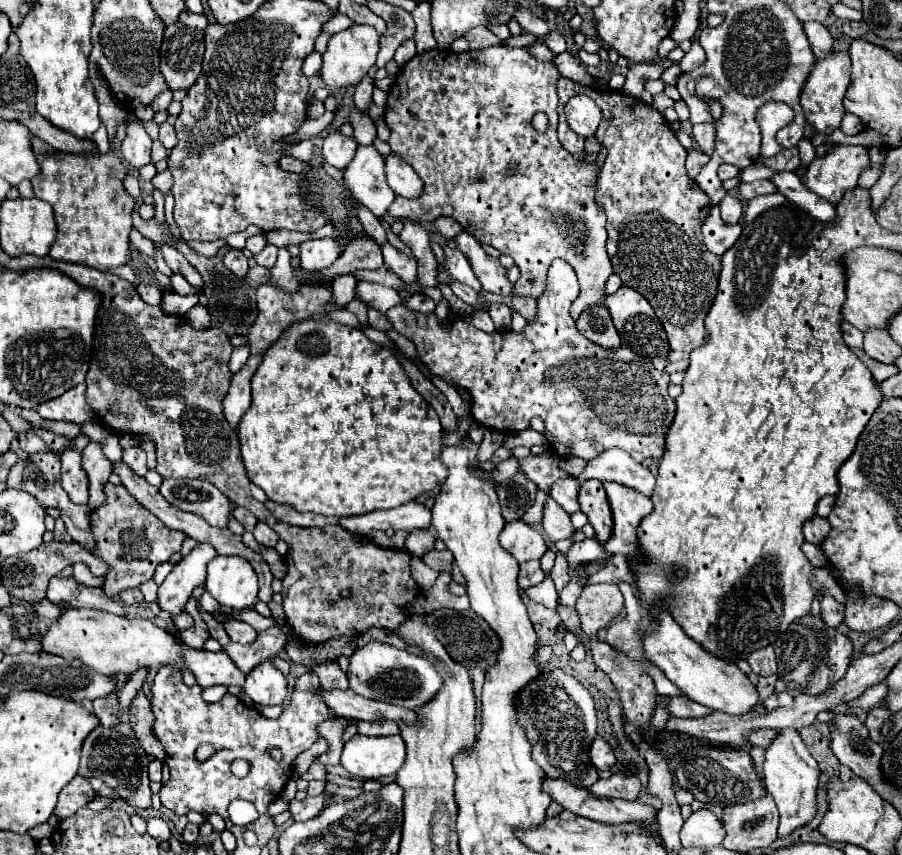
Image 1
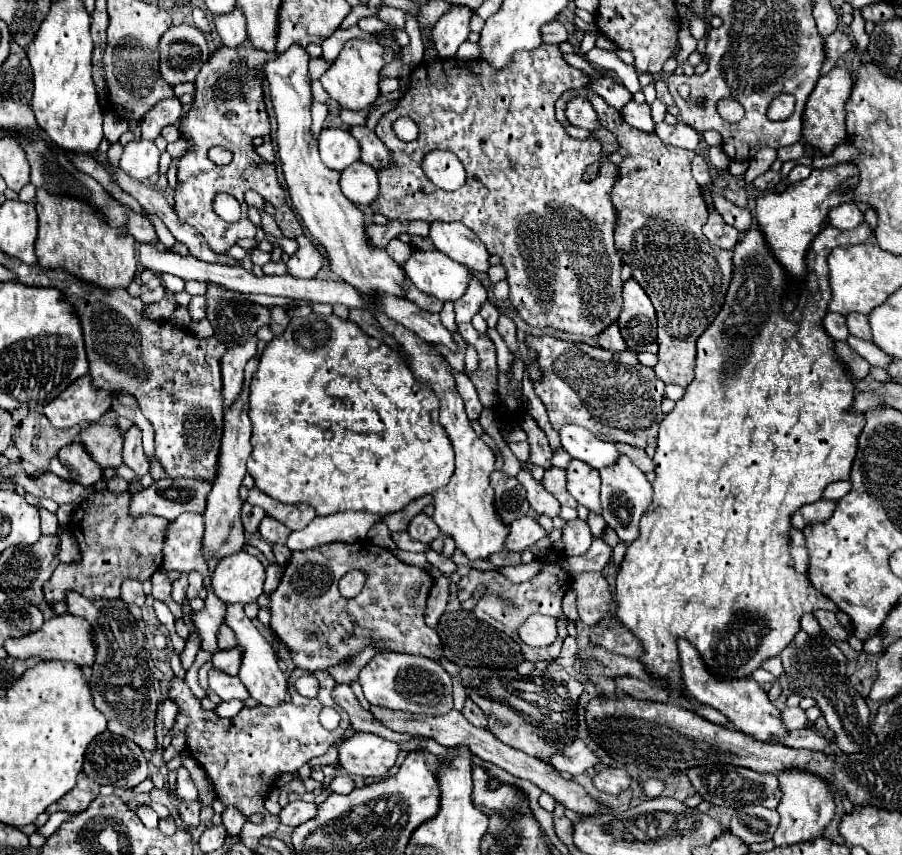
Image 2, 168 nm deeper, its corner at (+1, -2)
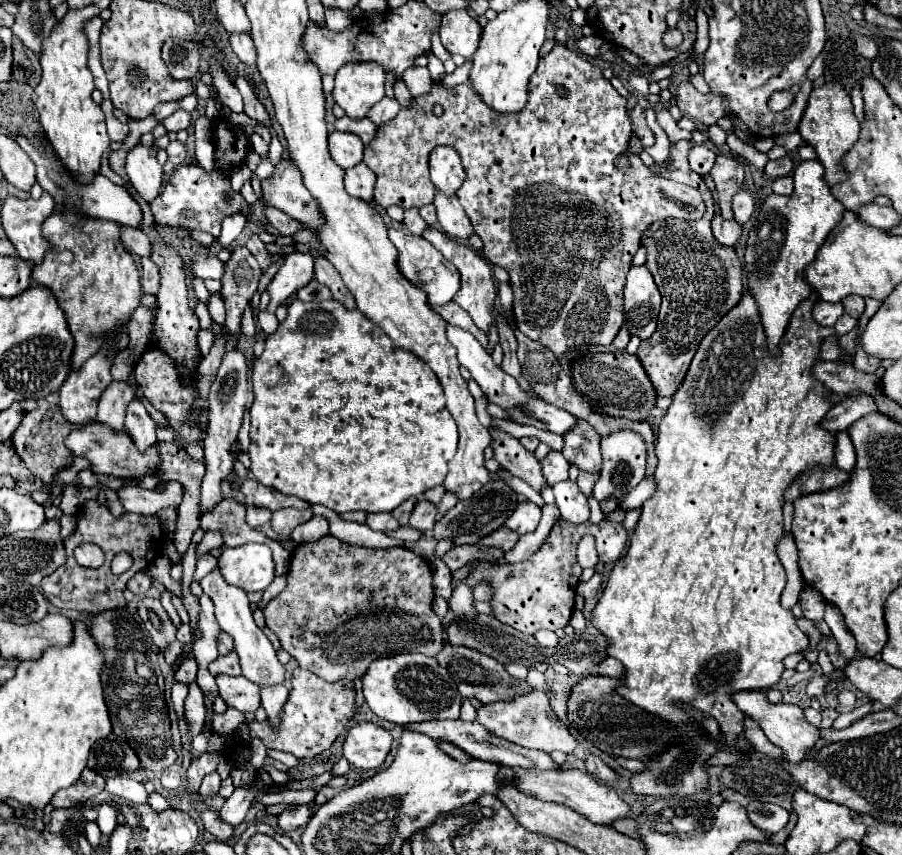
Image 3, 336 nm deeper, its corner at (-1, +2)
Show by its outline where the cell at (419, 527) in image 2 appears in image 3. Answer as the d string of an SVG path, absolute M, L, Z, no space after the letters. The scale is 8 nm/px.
M419 497L413 513L411 513L411 521L409 525L423 531L423 533L429 533L435 525L435 519L437 519L437 505L433 505L431 501L427 501L425 497Z

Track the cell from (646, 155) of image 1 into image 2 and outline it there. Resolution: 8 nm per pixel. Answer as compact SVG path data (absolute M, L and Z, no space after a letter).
M581 87L569 89L555 103L557 121L573 139L585 139L587 129L571 127L565 117L565 105L573 97L593 97L593 107L601 127L609 129L619 145L629 151L617 165L617 183L613 183L611 201L617 211L615 247L621 261L631 267L633 279L641 283L649 295L659 321L659 363L653 367L663 383L677 383L687 387L695 371L695 343L701 333L713 323L719 313L729 281L731 281L731 251L713 247L701 231L707 221L707 203L703 191L691 175L691 161L695 157L689 149L679 149L663 143L657 133L647 133L631 127L621 111L609 107L599 95Z

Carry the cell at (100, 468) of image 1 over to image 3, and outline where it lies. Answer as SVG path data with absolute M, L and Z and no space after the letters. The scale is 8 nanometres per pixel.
M129 373L129 381L111 381L103 395L99 397L99 413L97 423L105 423L113 429L123 429L125 409L129 401L135 397L135 375Z

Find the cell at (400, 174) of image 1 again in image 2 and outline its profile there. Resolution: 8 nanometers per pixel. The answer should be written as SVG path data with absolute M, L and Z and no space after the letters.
M351 127L351 135L361 145L361 161L365 161L367 165L371 165L377 171L389 167L391 163L389 149L385 147L385 143L379 141L379 137L373 131L369 131L367 127Z

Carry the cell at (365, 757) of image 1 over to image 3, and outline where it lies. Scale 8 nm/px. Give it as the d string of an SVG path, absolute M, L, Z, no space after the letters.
M359 721L349 729L343 741L343 755L353 767L369 771L381 767L391 743L393 737L385 727L371 721Z

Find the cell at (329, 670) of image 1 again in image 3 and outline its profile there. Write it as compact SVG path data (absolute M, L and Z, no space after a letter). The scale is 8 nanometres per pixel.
M425 721L425 723L415 723L415 725L409 725L411 731L421 731L425 735L429 735L431 739L445 739L445 741L455 741L457 747L461 747L463 751L467 751L469 755L473 755L475 759L485 759L485 761L499 761L499 763L505 763L509 767L525 767L525 769L557 769L559 765L551 759L549 753L543 753L543 751L533 751L533 749L523 749L519 745L513 745L505 739L495 739L491 737L485 727L481 727L479 723L469 723L469 721Z

